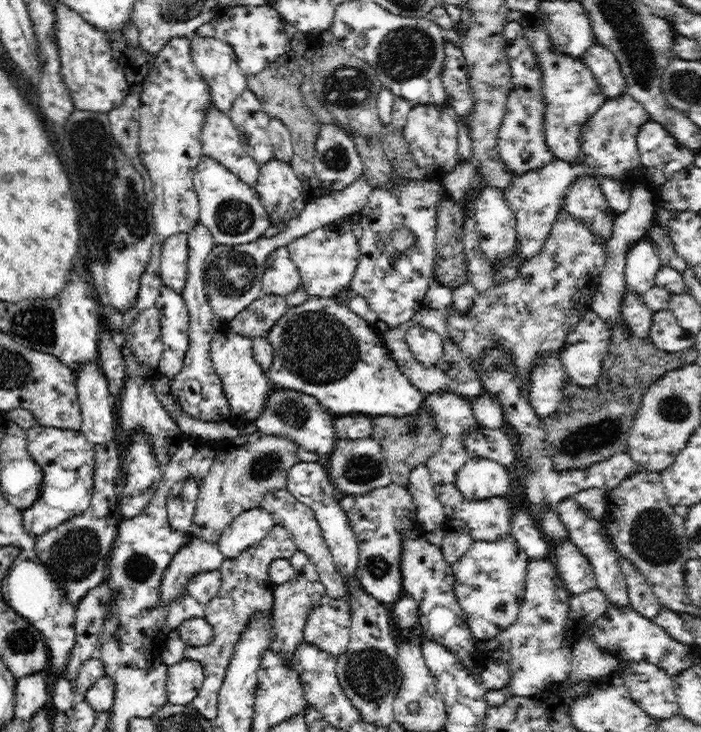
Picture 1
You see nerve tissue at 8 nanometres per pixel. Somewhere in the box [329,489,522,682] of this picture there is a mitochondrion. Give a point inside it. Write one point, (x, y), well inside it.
(377, 567)

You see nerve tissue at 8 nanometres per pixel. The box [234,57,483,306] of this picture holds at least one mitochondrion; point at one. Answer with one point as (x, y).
(347, 86)

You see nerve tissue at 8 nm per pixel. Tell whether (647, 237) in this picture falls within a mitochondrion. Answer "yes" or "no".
no

